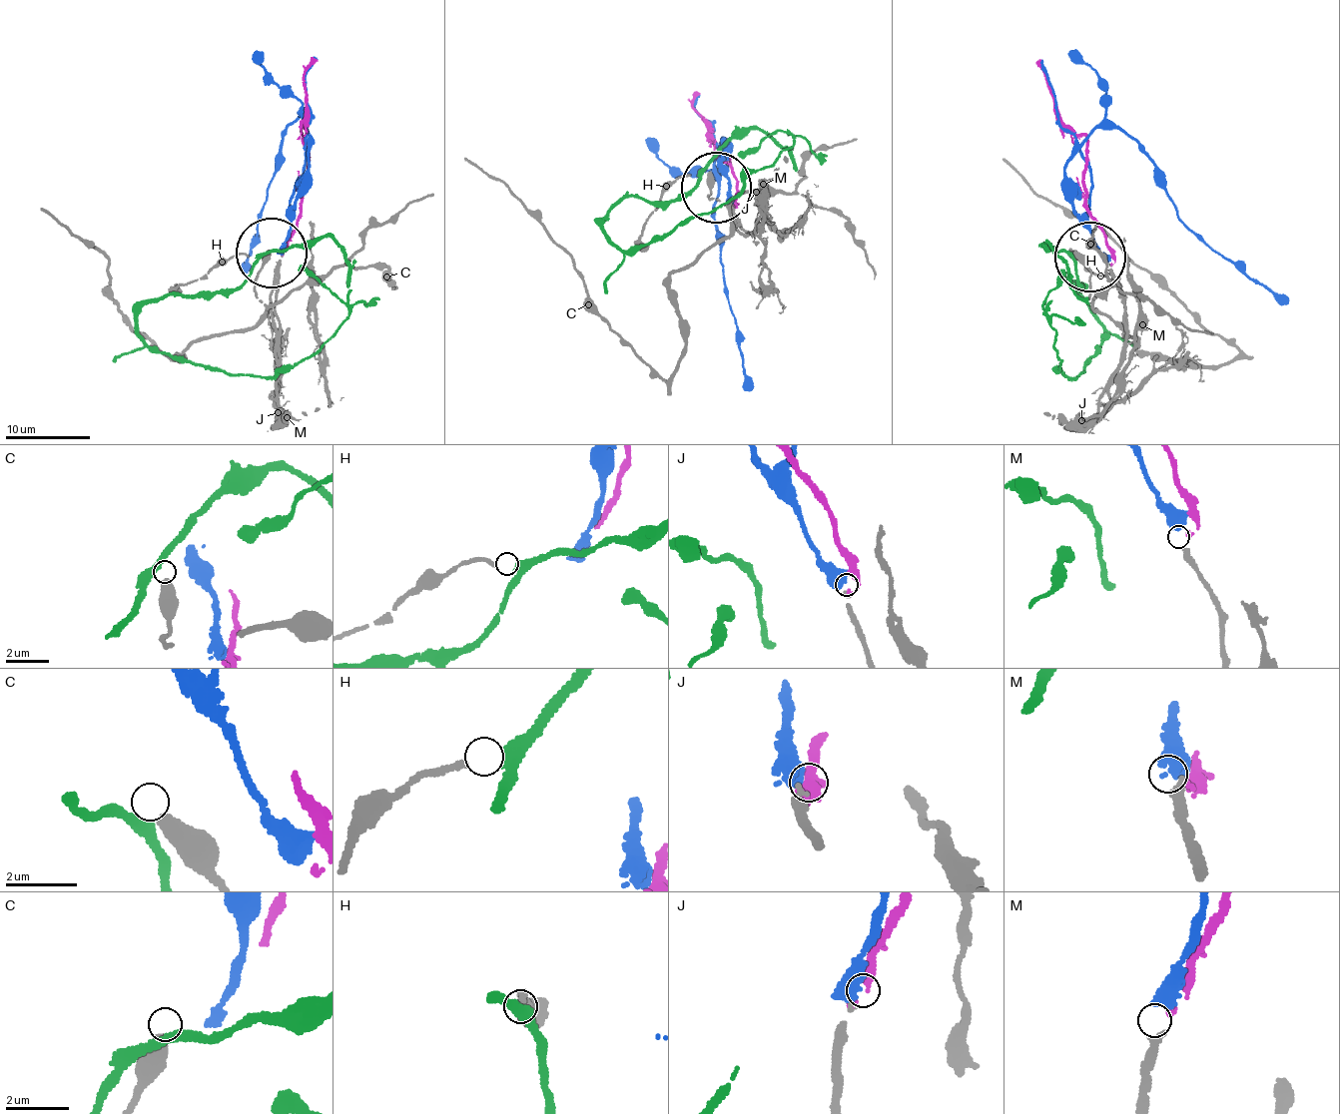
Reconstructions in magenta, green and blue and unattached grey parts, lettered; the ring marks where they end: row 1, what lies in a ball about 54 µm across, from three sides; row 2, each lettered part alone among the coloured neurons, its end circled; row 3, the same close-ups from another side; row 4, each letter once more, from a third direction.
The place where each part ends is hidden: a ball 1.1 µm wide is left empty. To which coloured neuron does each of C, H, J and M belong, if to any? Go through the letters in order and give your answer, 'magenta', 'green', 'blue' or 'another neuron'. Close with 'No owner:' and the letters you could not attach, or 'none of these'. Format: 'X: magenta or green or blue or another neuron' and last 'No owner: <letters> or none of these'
C: another neuron
H: green
J: magenta
M: blue
No owner: C

